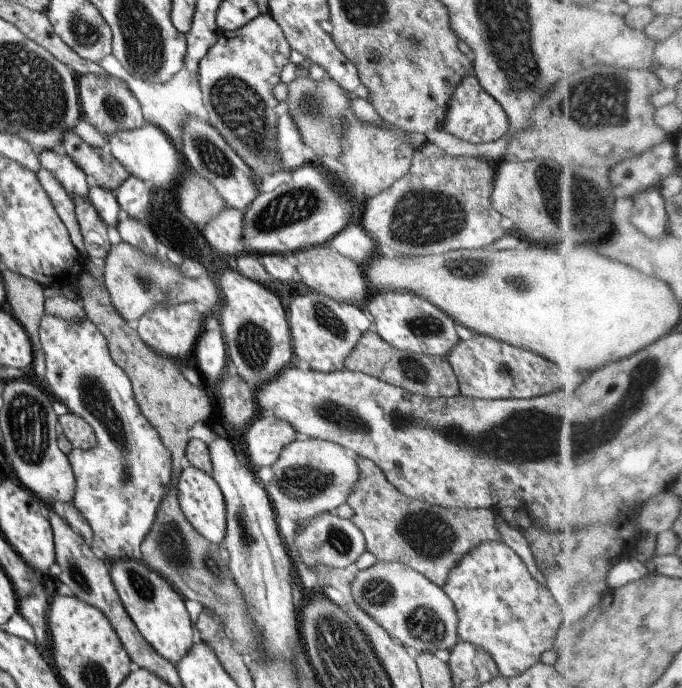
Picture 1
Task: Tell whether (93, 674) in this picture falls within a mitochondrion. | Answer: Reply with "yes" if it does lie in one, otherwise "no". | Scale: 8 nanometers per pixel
yes

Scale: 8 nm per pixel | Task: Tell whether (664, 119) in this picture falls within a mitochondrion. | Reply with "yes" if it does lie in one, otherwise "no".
no

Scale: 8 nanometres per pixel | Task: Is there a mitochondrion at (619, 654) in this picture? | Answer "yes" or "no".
no

